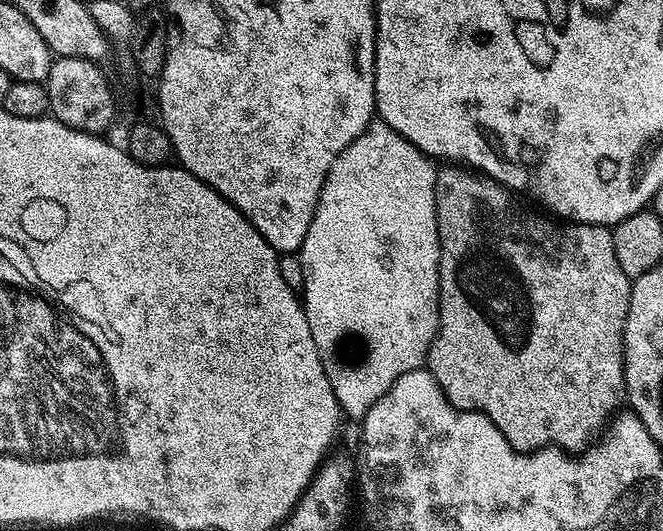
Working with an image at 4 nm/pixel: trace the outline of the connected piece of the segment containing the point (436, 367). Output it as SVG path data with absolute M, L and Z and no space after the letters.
M444 166L437 171L434 202L440 239L440 325L428 351L426 368L438 382L444 397L455 408L486 414L486 418L490 418L490 422L502 430L506 442L510 442L515 452L537 452L540 448L553 447L569 454L579 454L601 439L610 421L622 408L620 400L622 404L625 395L624 327L630 310L632 280L622 274L622 266L618 266L611 227L572 222L559 224L547 215L544 217L536 212L527 212L515 199L519 200L503 184L465 167Z

